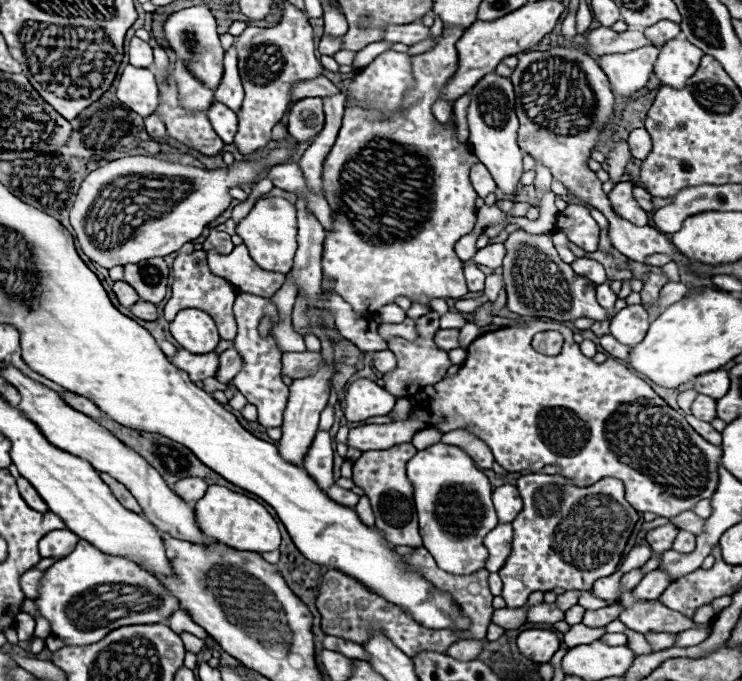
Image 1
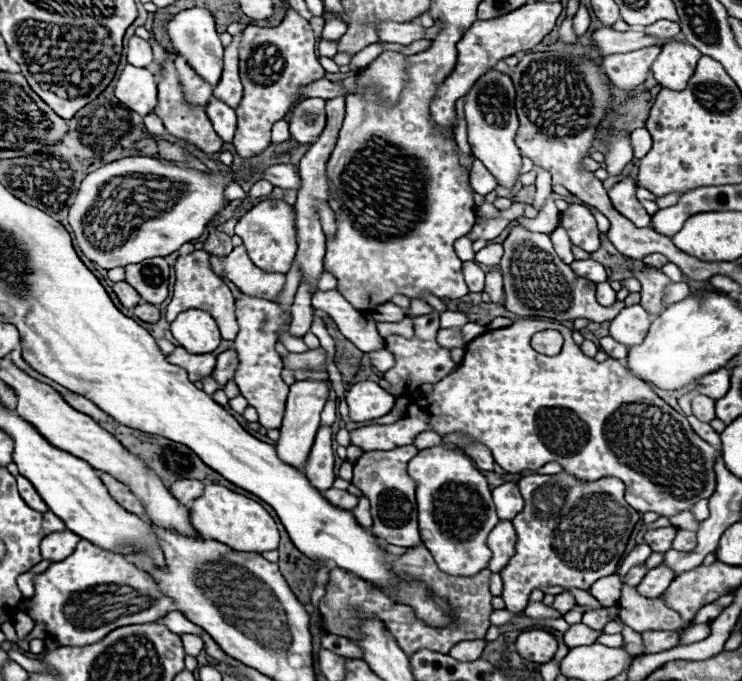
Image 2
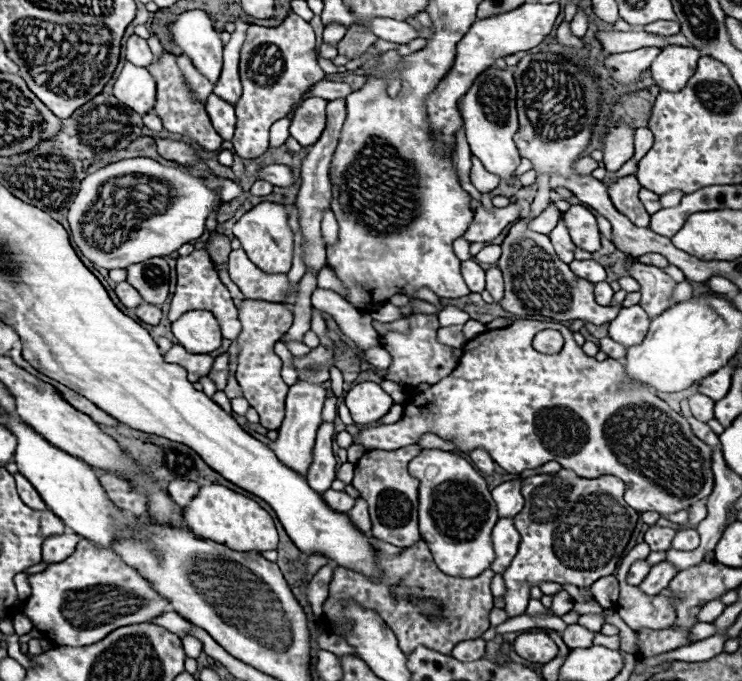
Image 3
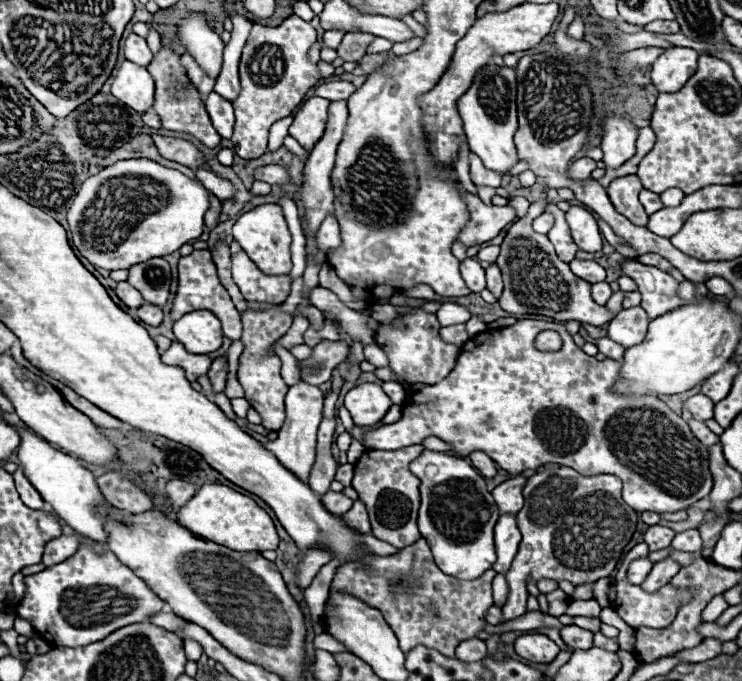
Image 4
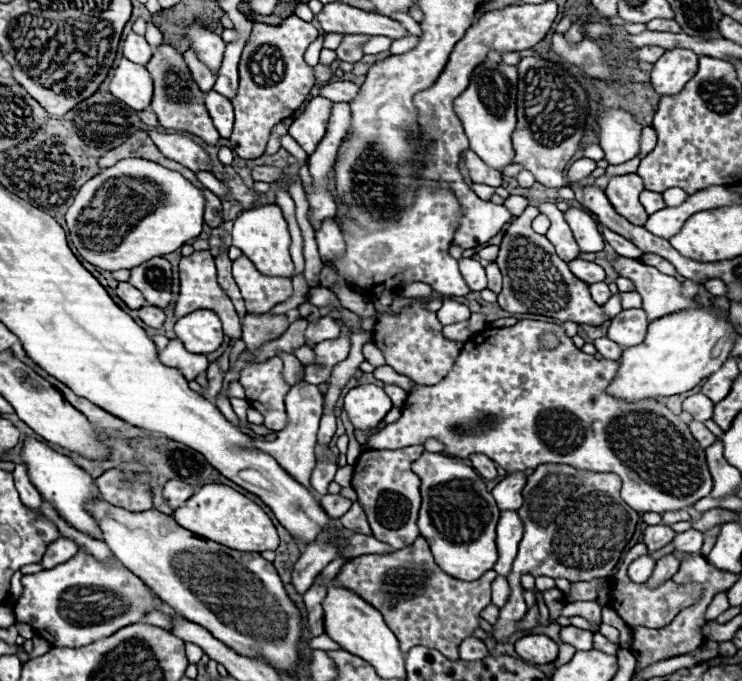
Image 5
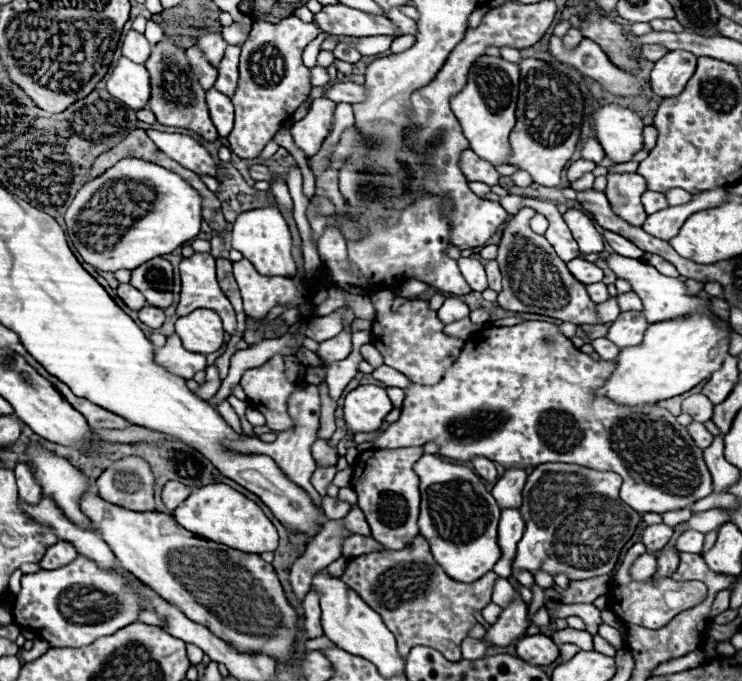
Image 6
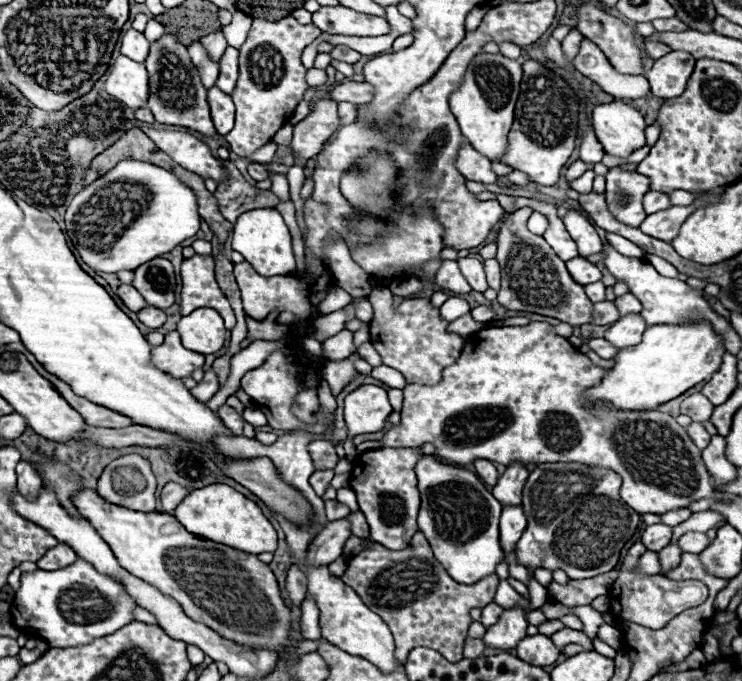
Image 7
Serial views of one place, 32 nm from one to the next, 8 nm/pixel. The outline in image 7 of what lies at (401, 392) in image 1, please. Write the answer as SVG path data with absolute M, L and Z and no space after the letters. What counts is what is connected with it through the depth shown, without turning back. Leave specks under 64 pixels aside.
M376 288L368 296L374 306L374 320L370 324L370 342L382 356L384 364L402 372L408 384L438 384L442 370L448 368L462 352L464 340L446 332L448 322L440 318L438 308L432 308L428 298L406 298L400 306L392 304L388 288Z

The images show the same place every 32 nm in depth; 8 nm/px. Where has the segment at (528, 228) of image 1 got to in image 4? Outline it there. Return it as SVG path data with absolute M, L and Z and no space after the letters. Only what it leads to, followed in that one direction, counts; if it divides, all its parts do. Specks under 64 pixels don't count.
M550 212L540 214L540 216L532 222L532 228L534 228L534 232L538 232L538 234L548 234L552 226L554 226L554 216L552 216Z

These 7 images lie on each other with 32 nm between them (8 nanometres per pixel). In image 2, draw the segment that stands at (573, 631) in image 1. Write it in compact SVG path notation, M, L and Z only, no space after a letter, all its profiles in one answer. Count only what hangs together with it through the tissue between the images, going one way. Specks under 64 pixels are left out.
M582 623L574 624L563 634L563 641L568 648L576 648L576 646L584 646L584 644L592 644L596 642L596 638L604 634L602 630L592 630Z

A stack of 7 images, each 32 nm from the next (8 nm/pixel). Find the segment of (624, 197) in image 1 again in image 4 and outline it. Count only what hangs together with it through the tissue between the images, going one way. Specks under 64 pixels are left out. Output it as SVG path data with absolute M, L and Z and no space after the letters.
M636 174L614 178L608 186L608 196L614 204L614 208L624 214L632 224L646 226L648 214L644 212L644 206L638 200L638 192L642 190L640 178Z

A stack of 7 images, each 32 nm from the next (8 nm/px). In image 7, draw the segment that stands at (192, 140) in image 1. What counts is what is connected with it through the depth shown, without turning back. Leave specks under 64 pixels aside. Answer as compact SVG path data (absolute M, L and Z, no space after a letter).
M164 34L158 42L150 44L150 54L144 62L150 74L150 96L146 108L152 110L156 122L170 126L186 126L204 136L214 136L216 128L210 120L206 88L200 82L196 68L190 62L186 46L178 44L174 34Z

